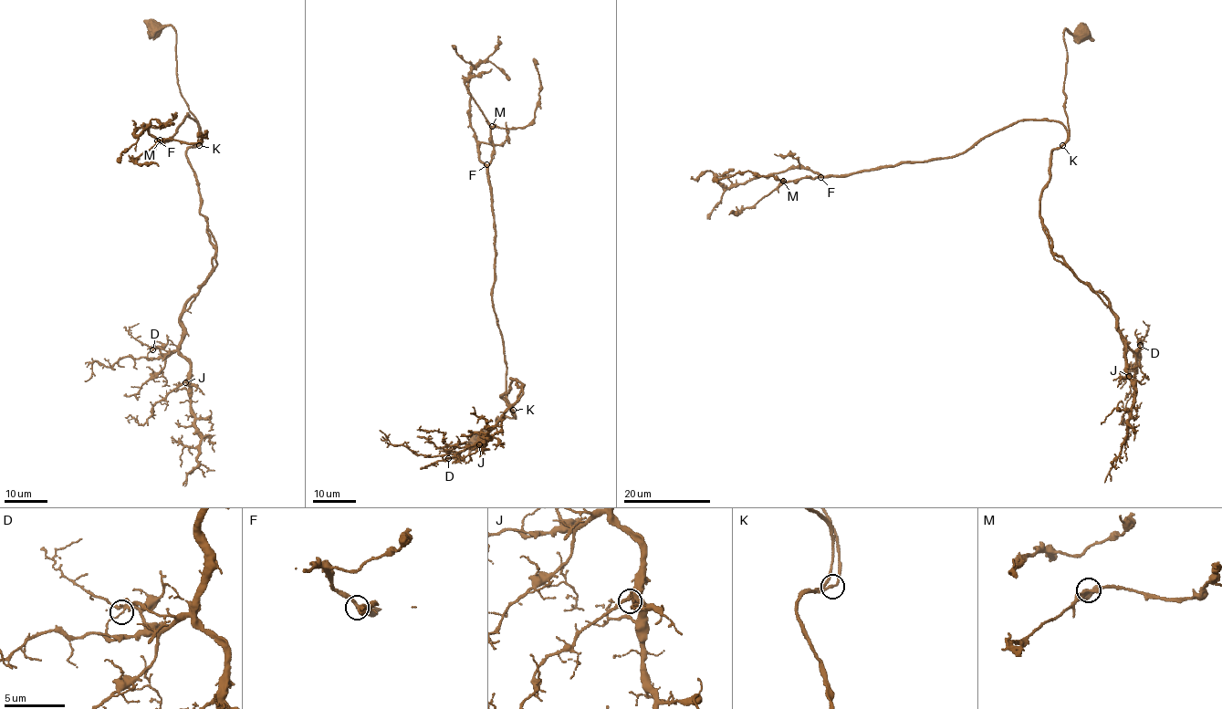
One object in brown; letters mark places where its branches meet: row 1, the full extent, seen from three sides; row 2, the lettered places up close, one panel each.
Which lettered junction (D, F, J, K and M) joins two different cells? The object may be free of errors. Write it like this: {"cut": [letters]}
{"cut": []}

